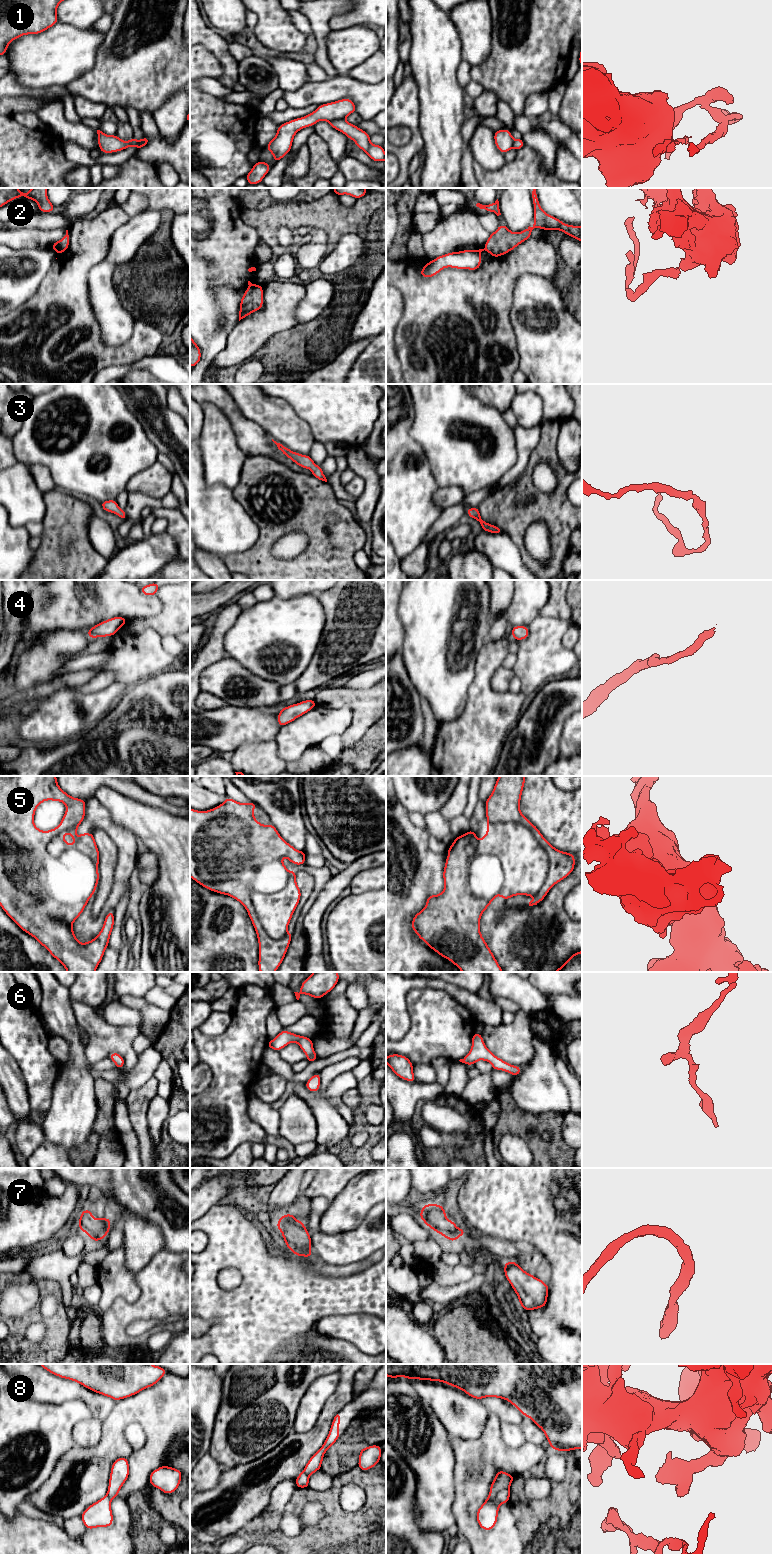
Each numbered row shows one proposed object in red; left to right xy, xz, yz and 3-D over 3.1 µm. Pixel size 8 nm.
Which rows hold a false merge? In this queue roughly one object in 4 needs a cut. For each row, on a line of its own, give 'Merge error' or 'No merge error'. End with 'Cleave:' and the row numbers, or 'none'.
1: Merge error
2: Merge error
3: No merge error
4: No merge error
5: No merge error
6: No merge error
7: No merge error
8: Merge error
Cleave: 1, 2, 8

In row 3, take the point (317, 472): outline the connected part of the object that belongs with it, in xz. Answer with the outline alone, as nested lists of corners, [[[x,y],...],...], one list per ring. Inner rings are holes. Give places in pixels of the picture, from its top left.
[[[272,439],[272,441],[277,445],[278,449],[299,467],[307,468],[312,471],[312,475],[319,480],[327,482],[327,479],[322,471],[321,466],[317,466],[309,455],[302,455],[291,451],[289,448],[277,443]]]

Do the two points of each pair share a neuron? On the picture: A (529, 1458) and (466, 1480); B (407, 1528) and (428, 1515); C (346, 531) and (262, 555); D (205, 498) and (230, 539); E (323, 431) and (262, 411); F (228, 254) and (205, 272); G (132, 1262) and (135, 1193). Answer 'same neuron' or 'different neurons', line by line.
A: same neuron
B: different neurons
C: same neuron
D: same neuron
E: different neurons
F: different neurons
G: different neurons

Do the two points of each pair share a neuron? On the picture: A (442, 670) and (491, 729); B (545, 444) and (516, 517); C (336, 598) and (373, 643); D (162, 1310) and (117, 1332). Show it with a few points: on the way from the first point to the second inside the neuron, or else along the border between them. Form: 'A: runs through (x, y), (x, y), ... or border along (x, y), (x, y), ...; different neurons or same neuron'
A: border along (474, 677), (468, 687), (464, 710), (453, 719); different neurons
B: runs through (532, 462), (523, 484), (521, 499); same neuron
C: runs through (347, 609), (362, 624), (362, 632); same neuron
D: runs through (150, 1310), (134, 1311), (125, 1320); same neuron

